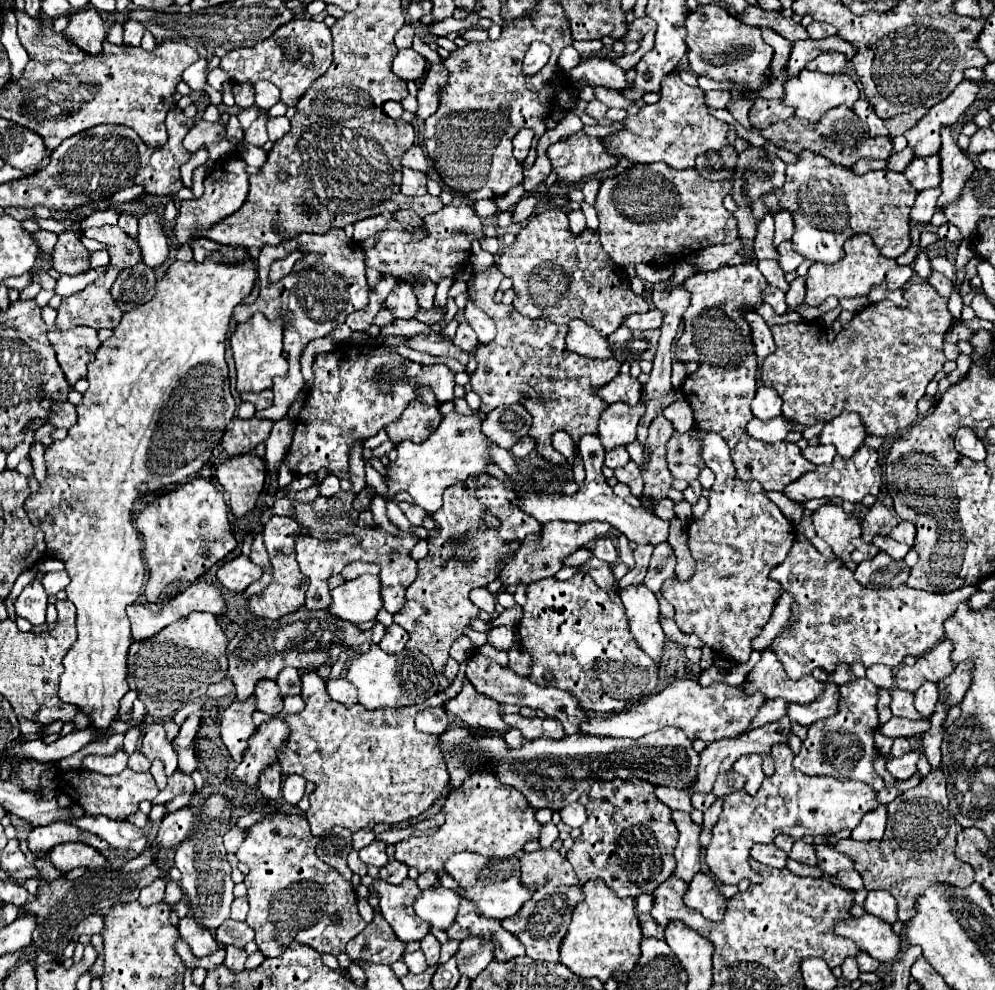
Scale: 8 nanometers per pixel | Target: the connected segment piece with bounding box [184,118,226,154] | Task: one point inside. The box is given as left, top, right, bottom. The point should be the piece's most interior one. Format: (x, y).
(203, 133)

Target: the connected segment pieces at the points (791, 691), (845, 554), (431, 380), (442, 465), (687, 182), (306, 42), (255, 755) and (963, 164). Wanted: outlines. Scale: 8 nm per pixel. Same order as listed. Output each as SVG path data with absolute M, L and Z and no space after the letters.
M762 650L760 662L746 674L742 684L744 694L752 694L760 690L768 698L784 698L794 704L808 704L820 696L824 690L822 682L816 682L812 676L804 676L800 680L790 680L780 670L780 662L776 662L776 654L772 650Z
M822 506L812 514L816 534L832 548L840 560L850 560L852 540L860 536L860 520L850 518L840 506Z
M340 344L338 350L328 354L318 354L314 358L314 384L306 396L304 408L300 410L298 418L302 428L294 430L294 440L290 450L284 456L284 462L288 464L288 470L292 474L316 474L318 470L326 468L332 472L346 472L348 470L348 450L356 440L364 442L370 436L378 434L388 422L400 418L404 412L404 406L412 400L412 390L416 386L428 386L440 402L454 400L454 372L444 364L434 366L422 366L416 362L410 362L394 352L390 352L384 346L372 346L372 344Z
M450 412L448 416L444 416L438 430L424 444L400 442L400 446L396 446L396 452L398 452L396 460L384 466L386 468L384 478L388 488L386 494L378 494L374 488L364 488L360 490L360 494L356 494L352 502L354 510L356 512L370 510L370 504L376 496L382 496L386 502L396 500L398 492L408 492L414 504L418 504L428 514L434 514L436 510L440 510L442 494L448 486L462 482L468 476L476 476L484 472L488 464L492 464L488 456L488 446L492 446L492 442L488 442L488 438L480 434L480 422L482 420L478 414L462 416L458 412Z
M634 164L624 174L602 182L596 212L600 218L600 242L608 256L620 264L662 266L686 258L694 250L736 240L736 220L722 204L732 180L712 182L692 170L668 170L658 164Z
M294 18L292 22L280 26L280 30L272 34L272 38L252 48L236 48L228 52L222 58L220 68L236 82L270 80L272 84L278 86L282 102L286 106L296 106L298 100L304 96L304 92L310 88L310 84L328 70L332 60L334 58L332 58L330 28L324 22Z
M276 716L272 722L262 724L252 736L248 750L234 772L236 778L250 786L256 786L260 770L264 770L264 766L270 766L272 762L278 760L276 748L284 744L284 738L286 738L286 726L282 718Z
M950 128L942 130L942 194L938 198L938 210L944 210L948 204L960 200L964 184L970 180L972 172L976 170L974 162L966 156L966 152L952 140Z

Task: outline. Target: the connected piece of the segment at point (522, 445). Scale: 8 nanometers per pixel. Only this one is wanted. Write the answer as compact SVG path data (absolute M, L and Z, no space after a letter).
M524 436L520 442L516 442L516 446L512 446L512 456L516 456L516 458L524 458L524 456L528 456L532 450L536 448L536 440L534 438L530 438L530 436Z

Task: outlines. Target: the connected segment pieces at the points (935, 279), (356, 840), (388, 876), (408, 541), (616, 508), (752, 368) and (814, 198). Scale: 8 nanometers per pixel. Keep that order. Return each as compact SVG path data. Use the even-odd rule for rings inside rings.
M932 272L932 276L930 276L930 286L934 286L936 288L936 292L942 296L942 298L950 298L950 294L952 294L952 288L954 288L954 284L952 284L952 280L948 280L944 274L938 274L938 272Z
M360 830L352 834L352 848L354 850L362 850L364 846L368 846L374 840L374 832L372 830Z
M390 860L388 866L384 866L380 870L376 866L368 866L368 874L372 878L380 878L380 880L386 880L390 884L398 884L398 882L402 882L408 876L408 866Z
M366 528L362 530L362 536L344 536L338 542L328 542L328 540L316 540L302 532L296 538L296 558L300 564L300 572L310 578L308 586L308 596L306 596L306 610L328 610L332 598L330 598L330 588L328 588L328 578L332 574L338 574L346 564L357 560L374 562L380 566L380 580L382 580L382 598L384 598L384 608L390 614L398 614L404 608L406 602L406 588L416 580L416 560L410 558L412 546L418 542L414 534L398 534L398 536L388 536L386 532L380 532L376 528Z
M586 434L586 438L582 438L578 442L578 448L580 448L580 456L582 456L582 462L584 462L584 470L586 470L586 480L584 480L584 486L580 486L580 490L574 494L574 496L566 494L544 494L544 496L538 496L538 494L526 494L524 498L518 500L518 506L534 516L538 522L552 522L552 520L564 520L564 522L608 522L612 528L616 528L618 532L622 532L628 540L636 542L636 544L660 544L660 542L666 542L668 540L668 528L670 528L670 522L664 522L660 520L656 514L644 510L644 508L632 508L630 504L624 504L620 498L616 498L612 494L612 488L606 484L604 476L602 476L602 464L604 464L604 446L600 442L600 438L592 436L592 434Z
M756 260L750 264L722 266L712 272L700 272L684 280L684 288L690 292L690 306L684 312L684 326L686 328L694 326L692 322L696 318L710 312L714 314L714 328L704 328L706 332L698 332L698 340L692 342L690 346L688 342L680 340L682 346L676 348L678 360L696 360L700 362L700 368L694 374L686 376L682 384L684 398L694 410L694 428L682 436L674 434L668 440L666 460L668 460L668 470L674 478L692 482L698 478L698 472L704 468L704 462L700 462L700 448L698 448L700 442L692 438L696 430L720 434L730 448L736 476L740 480L758 480L764 490L784 492L784 488L790 482L798 480L802 474L812 472L816 468L802 456L796 444L788 444L788 442L766 444L766 442L756 442L744 434L744 424L748 422L748 418L752 418L750 402L752 402L752 394L756 394L758 364L756 364L756 356L752 354L750 326L748 322L744 322L744 314L740 314L740 306L760 306L762 304L760 294L764 286L768 286L768 282L760 274ZM710 334L714 334L714 346L710 346L712 344Z
M804 150L798 154L798 160L794 164L786 166L784 176L786 176L784 186L762 194L760 200L764 202L764 206L768 208L770 214L778 214L782 210L788 210L792 214L794 234L792 234L790 242L792 242L792 248L798 254L802 254L806 260L822 262L822 264L838 262L842 258L842 242L858 232L866 232L868 236L872 236L872 240L878 244L882 254L888 258L898 258L912 246L912 240L910 240L910 234L906 228L910 226L910 210L914 206L918 192L910 186L910 182L904 178L904 174L890 172L890 170L874 170L864 176L858 176L850 168L836 166L820 154Z

